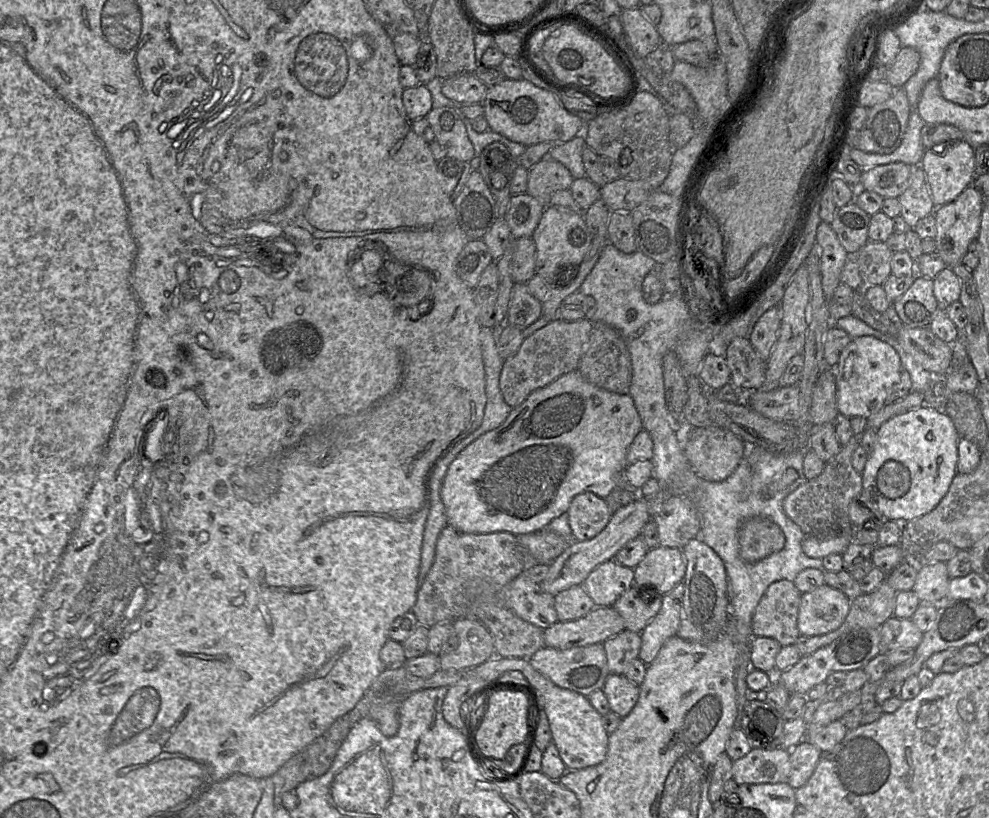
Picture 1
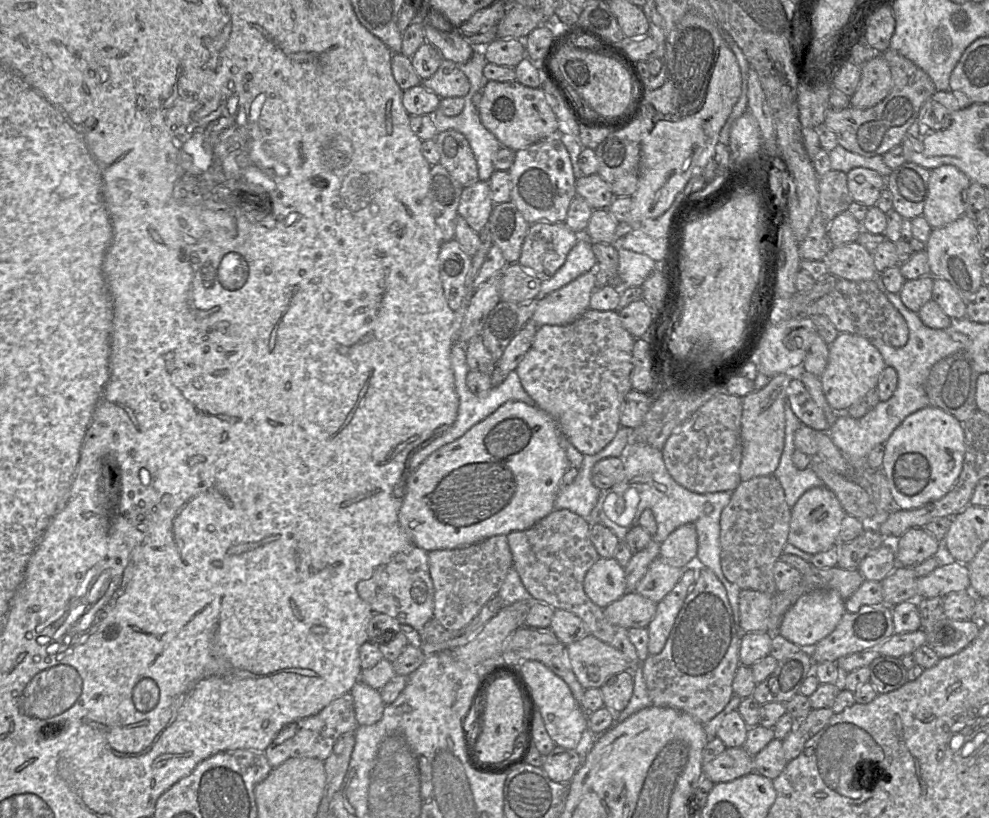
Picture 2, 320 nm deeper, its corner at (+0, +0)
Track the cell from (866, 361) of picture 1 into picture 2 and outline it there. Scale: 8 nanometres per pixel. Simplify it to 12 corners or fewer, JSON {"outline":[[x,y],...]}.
{"outline":[[839,333],[820,376],[844,413],[877,387],[886,364],[870,340]]}

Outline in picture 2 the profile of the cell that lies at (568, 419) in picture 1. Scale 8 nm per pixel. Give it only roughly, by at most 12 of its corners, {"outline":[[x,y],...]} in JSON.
{"outline":[[507,401],[423,463],[402,528],[430,552],[533,527],[570,467]]}

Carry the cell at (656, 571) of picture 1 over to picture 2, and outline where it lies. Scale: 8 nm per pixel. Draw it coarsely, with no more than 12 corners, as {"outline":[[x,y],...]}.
{"outline":[[684,524],[660,543],[660,557],[681,569],[695,564],[697,532]]}

